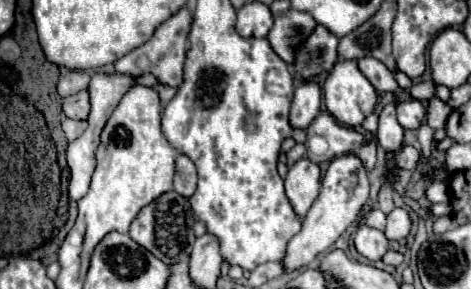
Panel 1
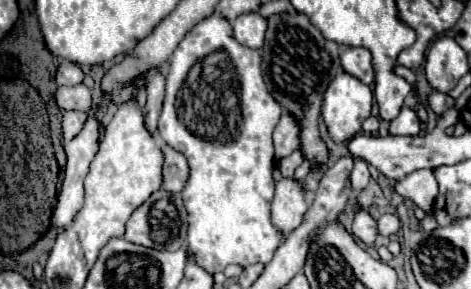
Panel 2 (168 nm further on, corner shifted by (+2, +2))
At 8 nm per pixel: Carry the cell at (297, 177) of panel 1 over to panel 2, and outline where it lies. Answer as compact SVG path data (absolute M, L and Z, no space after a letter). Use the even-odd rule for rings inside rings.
M282 178L276 184L276 194L272 200L272 210L270 210L270 218L276 230L282 236L288 236L294 228L302 224L306 210L308 210L308 204L304 200L300 182L292 178Z

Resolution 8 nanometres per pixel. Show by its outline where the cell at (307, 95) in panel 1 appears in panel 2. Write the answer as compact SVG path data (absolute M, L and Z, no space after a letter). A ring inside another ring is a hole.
M284 114L274 130L274 158L280 160L284 156L290 156L294 150L298 150L300 140L298 140L300 128L292 120L292 116Z

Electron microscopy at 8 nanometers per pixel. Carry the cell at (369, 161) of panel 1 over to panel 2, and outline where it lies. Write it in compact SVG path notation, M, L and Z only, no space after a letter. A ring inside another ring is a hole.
M358 158L358 160L354 162L352 174L350 174L350 182L352 182L352 188L354 188L354 190L362 190L362 188L366 188L368 180L370 180L368 164L366 164L362 158Z

